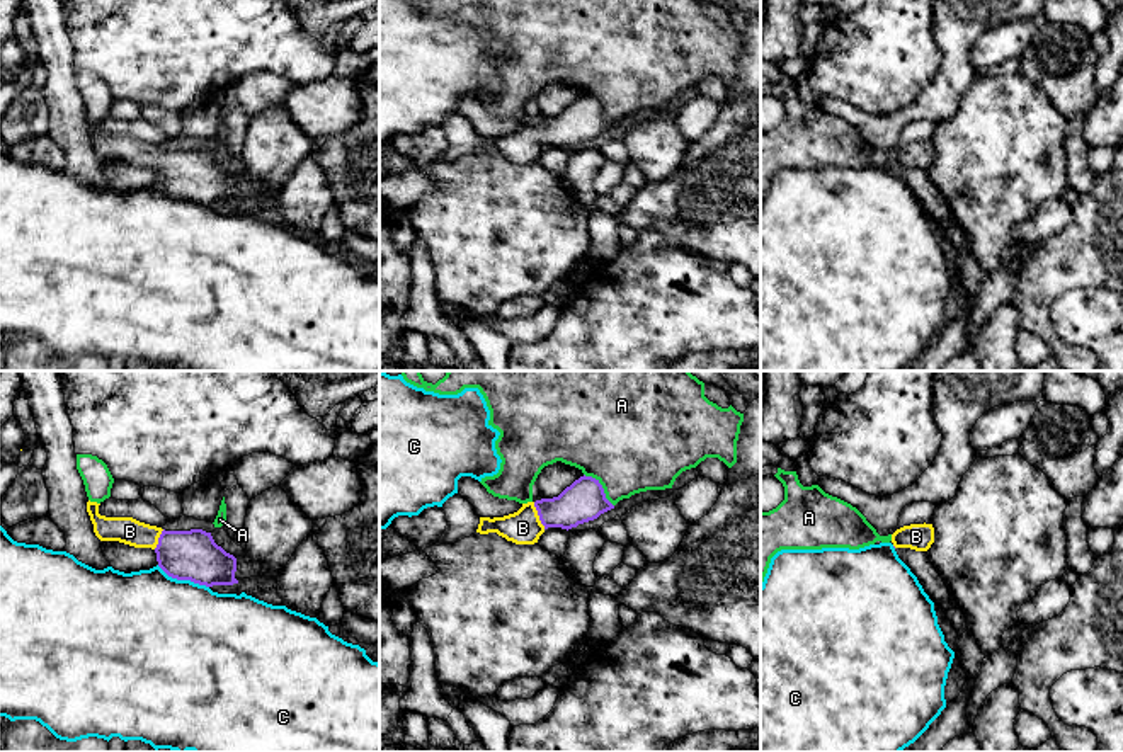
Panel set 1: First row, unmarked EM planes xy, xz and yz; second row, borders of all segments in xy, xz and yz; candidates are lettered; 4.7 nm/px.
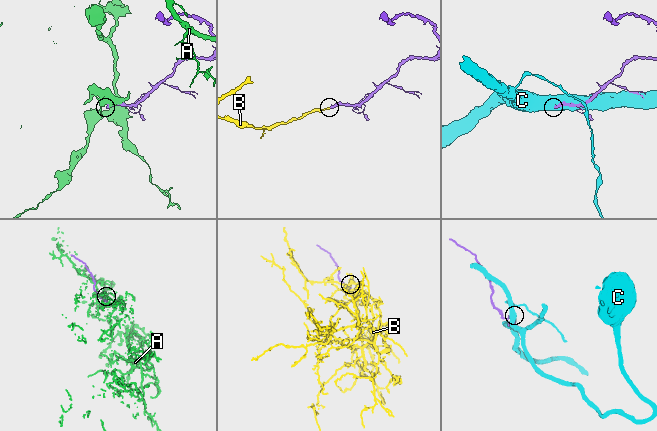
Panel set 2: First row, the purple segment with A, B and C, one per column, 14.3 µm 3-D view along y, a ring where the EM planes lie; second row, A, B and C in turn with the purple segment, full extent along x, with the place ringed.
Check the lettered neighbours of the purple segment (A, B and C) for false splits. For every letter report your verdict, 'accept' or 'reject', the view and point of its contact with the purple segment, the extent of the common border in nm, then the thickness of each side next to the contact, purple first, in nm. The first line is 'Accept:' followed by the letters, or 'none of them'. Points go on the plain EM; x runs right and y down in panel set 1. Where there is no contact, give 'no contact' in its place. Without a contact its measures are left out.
Accept: B
A: reject; contact xz (601, 106); length 220 nm; calibres 200 and 460 nm
B: accept; contact xz (538, 133); length 140 nm; calibres 200 and 160 nm
C: reject; contact xy (182, 198); length 260 nm; calibres 240 and 500 nm

